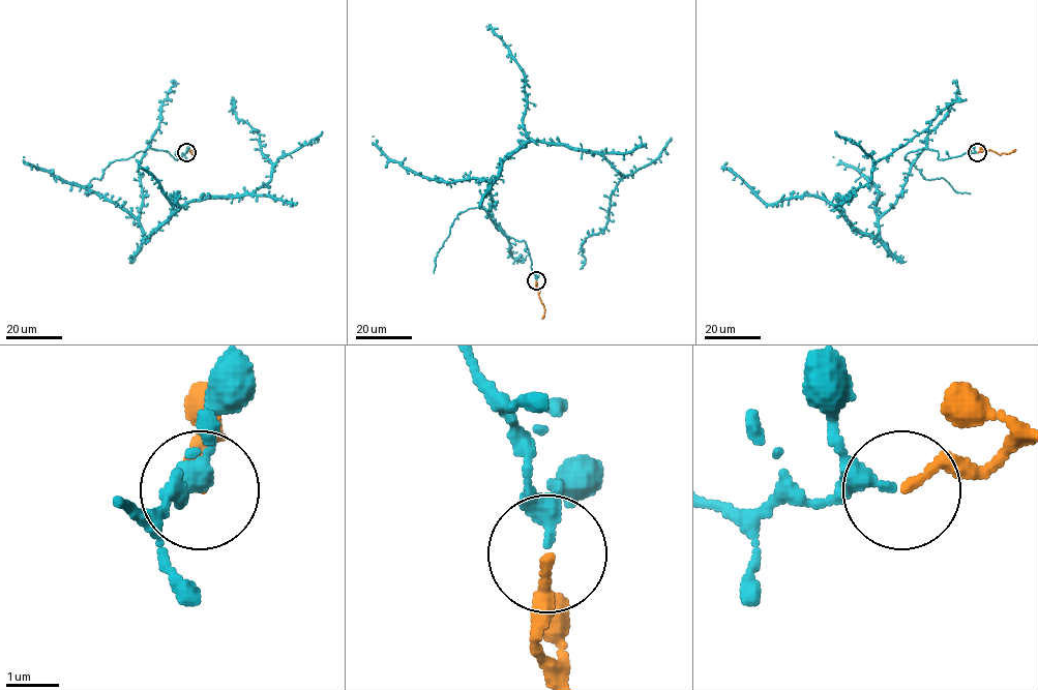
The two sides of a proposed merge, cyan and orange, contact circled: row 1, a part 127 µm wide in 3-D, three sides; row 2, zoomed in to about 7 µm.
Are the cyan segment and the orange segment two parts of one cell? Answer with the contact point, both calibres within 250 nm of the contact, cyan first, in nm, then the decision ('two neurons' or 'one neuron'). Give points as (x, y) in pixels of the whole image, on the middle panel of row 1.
at (536, 280); 240 nm thick on the cyan side, 180 nm on the other; one neuron

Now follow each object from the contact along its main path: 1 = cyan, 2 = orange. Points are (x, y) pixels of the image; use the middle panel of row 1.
1: (536, 279), (526, 242), (488, 215), (488, 181), (529, 142), (597, 151), (620, 174), (580, 269)
2: (536, 280), (544, 310), (541, 319)

